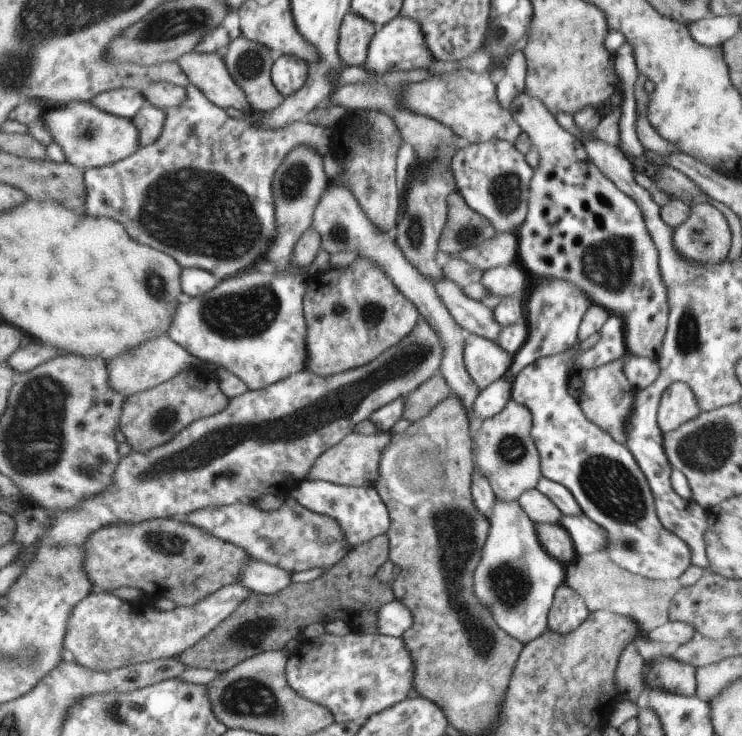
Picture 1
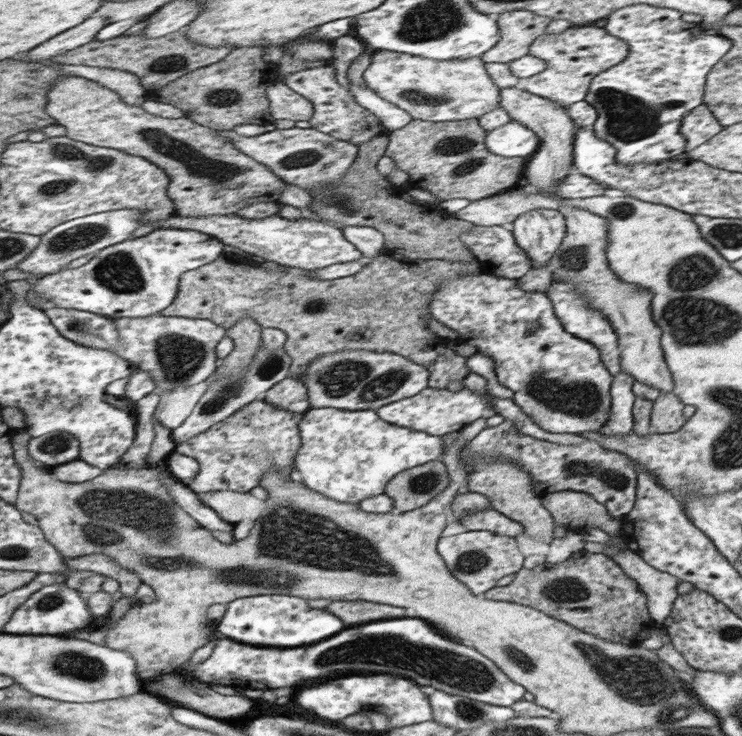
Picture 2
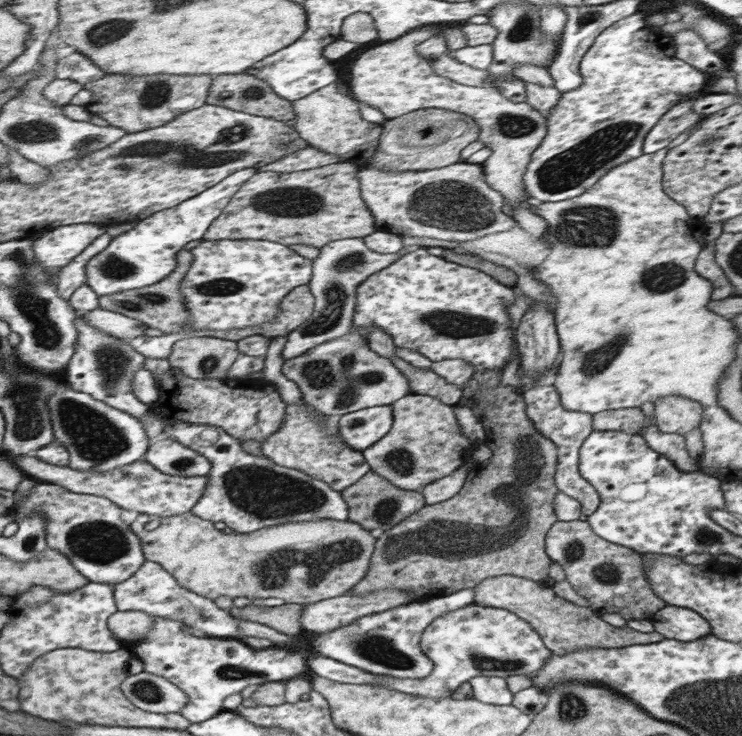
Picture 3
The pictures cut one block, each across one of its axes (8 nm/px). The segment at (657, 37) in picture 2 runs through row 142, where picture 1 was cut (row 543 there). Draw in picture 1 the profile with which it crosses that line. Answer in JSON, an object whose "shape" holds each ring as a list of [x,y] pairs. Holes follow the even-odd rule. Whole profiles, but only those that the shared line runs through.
{"shape":[[[576,344],[574,348],[570,348],[570,352],[538,359],[536,363],[518,371],[514,377],[511,399],[529,408],[532,413],[531,432],[539,454],[541,476],[563,484],[581,506],[583,514],[604,528],[609,538],[609,544],[604,551],[619,567],[650,580],[678,579],[692,559],[689,545],[671,533],[659,520],[652,488],[630,448],[590,421],[578,400],[567,392],[570,386],[567,380],[572,372],[570,365],[578,365],[578,369],[582,369],[584,362],[586,354],[580,350],[580,344]]]}

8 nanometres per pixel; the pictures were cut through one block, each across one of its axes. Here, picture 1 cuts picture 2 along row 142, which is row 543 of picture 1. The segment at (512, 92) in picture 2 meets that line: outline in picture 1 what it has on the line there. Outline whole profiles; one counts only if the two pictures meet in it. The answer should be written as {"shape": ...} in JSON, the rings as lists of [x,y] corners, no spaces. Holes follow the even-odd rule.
{"shape":[[[537,524],[535,531],[544,552],[563,566],[576,558],[576,545],[573,543],[573,537],[563,525]]]}

